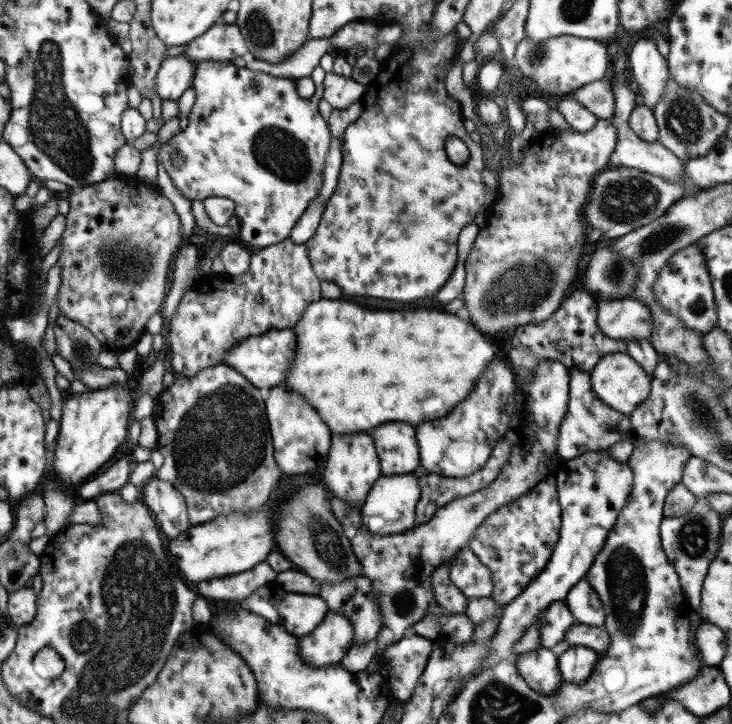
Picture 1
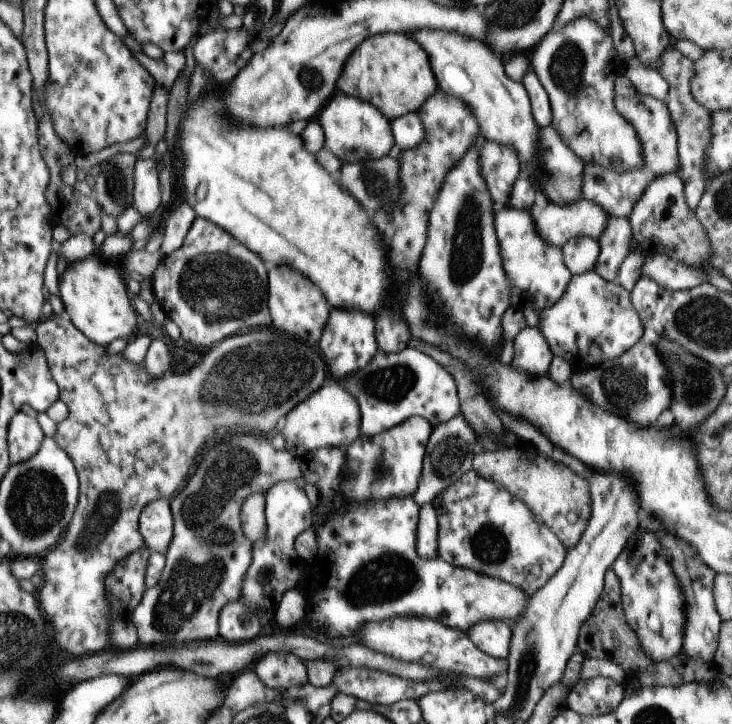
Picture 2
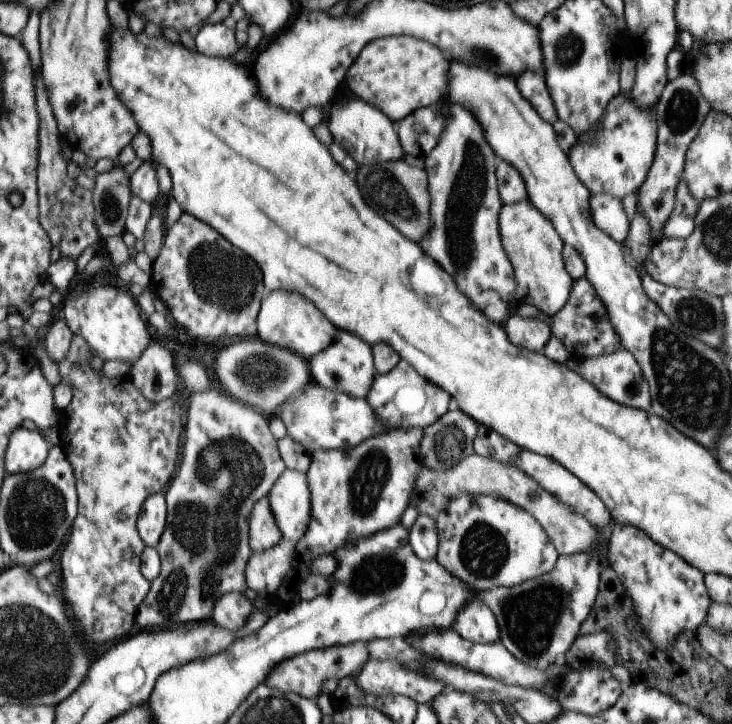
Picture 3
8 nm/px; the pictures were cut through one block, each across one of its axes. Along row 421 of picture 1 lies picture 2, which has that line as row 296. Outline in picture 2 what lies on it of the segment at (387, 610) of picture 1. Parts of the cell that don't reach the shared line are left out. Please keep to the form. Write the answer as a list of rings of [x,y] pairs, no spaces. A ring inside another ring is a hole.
[[[503,207],[494,213],[494,233],[499,245],[501,268],[507,278],[509,305],[519,307],[522,302],[535,311],[553,306],[565,292],[571,274],[564,265],[562,252],[557,246],[539,238],[529,211]]]

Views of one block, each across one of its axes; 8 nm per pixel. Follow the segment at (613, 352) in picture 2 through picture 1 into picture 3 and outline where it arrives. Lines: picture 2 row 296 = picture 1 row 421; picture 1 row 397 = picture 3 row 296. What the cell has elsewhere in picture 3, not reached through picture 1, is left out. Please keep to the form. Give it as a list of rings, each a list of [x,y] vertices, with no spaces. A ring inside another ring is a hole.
[[[585,277],[573,281],[567,302],[557,314],[550,317],[550,320],[550,335],[561,340],[567,350],[571,351],[570,357],[601,356],[613,352],[618,347],[617,335],[607,318],[603,302],[595,296],[595,290]]]

